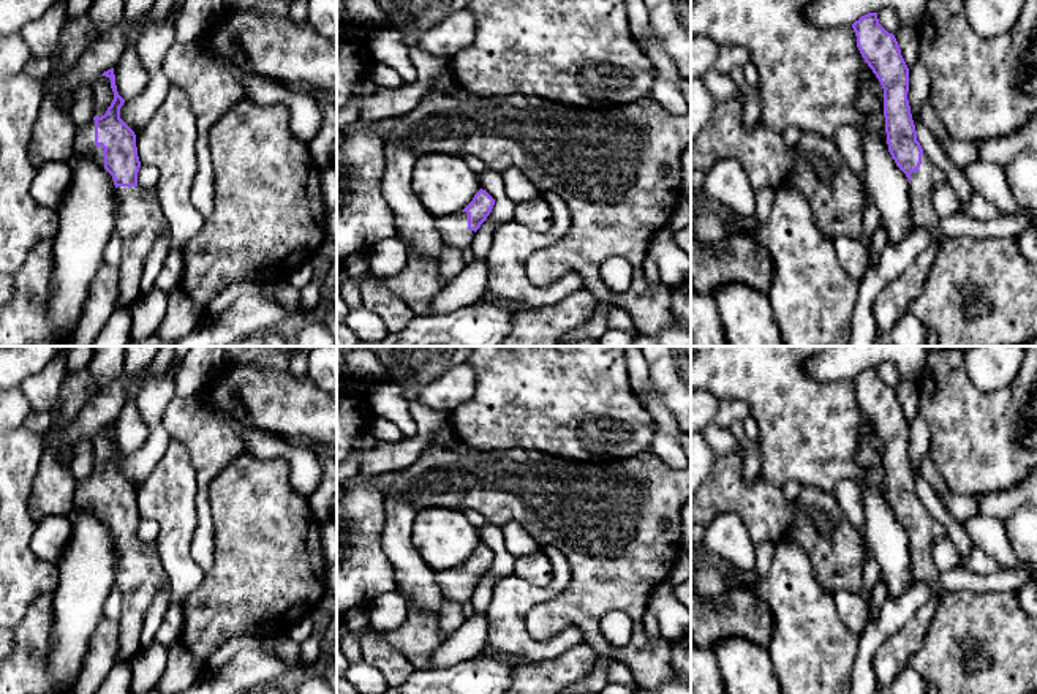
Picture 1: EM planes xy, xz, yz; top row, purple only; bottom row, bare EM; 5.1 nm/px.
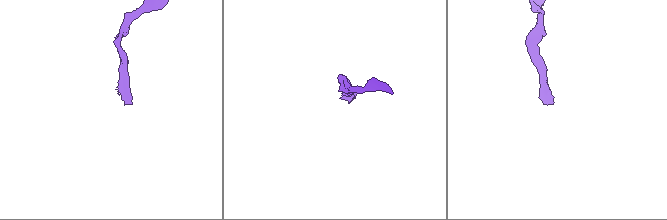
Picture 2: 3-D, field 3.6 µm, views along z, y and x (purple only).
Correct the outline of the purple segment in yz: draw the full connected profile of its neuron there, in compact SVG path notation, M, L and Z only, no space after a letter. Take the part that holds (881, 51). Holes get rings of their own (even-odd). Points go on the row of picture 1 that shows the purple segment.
M877 13L862 16L852 28L862 57L884 89L888 152L911 183L912 228L914 231L934 231L939 218L931 194L936 185L947 182L947 174L928 160L917 141L907 100L909 68L895 35L879 24Z

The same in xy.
M114 68L101 76L111 79L114 100L104 115L95 115L85 126L77 128L74 150L92 153L96 164L112 175L117 188L115 234L122 240L119 299L115 304L115 310L119 310L131 307L141 296L145 258L168 223L156 187L142 188L138 185L141 161L136 134L120 119L120 107L125 100L117 92Z

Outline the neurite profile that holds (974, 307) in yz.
M966 297L964 299L964 313L971 318L983 316L990 311L990 305L986 300L980 297Z

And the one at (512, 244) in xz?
M553 191L542 193L550 207L552 221L545 232L531 231L514 220L503 223L493 232L487 256L487 288L498 297L515 300L533 308L553 305L579 289L583 280L571 275L556 280L552 286L539 288L526 277L526 261L541 248L556 243L571 226L566 202Z

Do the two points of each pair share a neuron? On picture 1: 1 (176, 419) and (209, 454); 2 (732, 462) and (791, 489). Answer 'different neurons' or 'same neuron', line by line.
1: same neuron
2: different neurons

